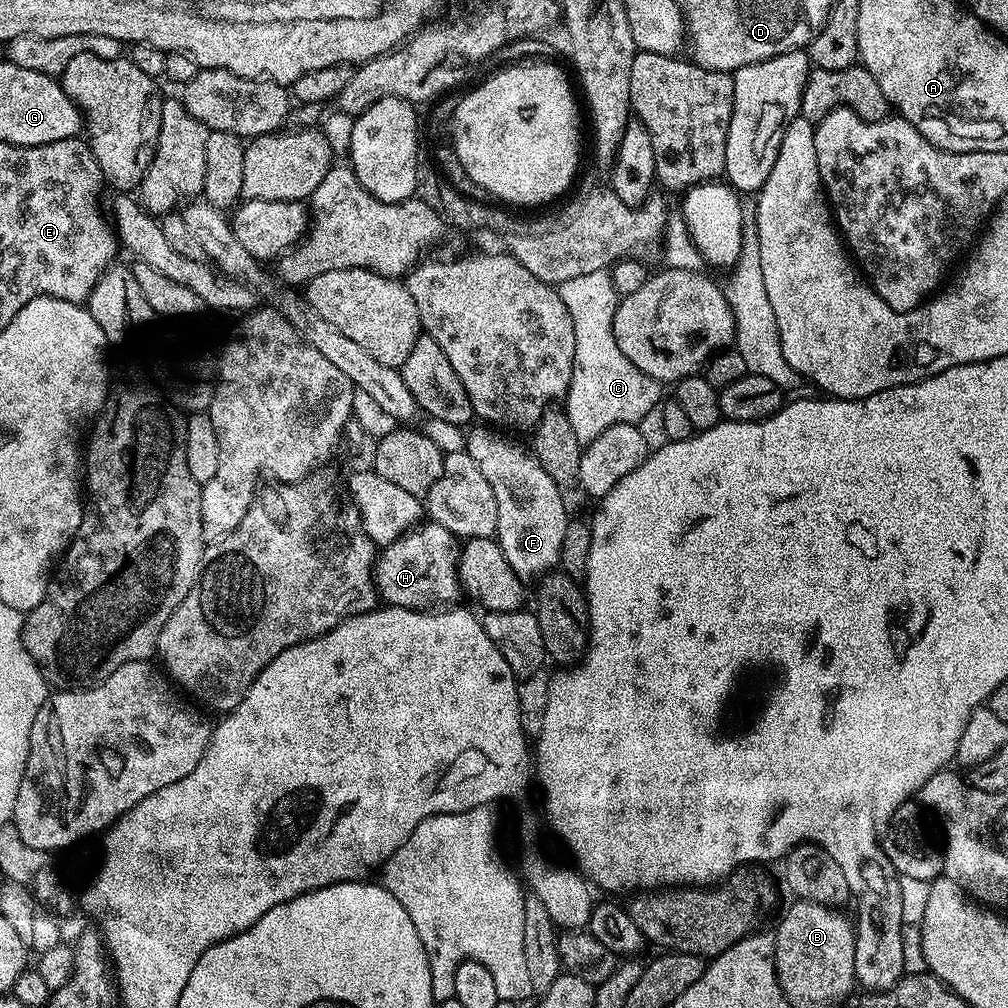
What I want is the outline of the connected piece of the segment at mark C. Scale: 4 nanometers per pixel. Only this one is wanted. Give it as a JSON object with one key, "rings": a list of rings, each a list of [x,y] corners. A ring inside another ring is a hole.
{"rings":[[[607,271],[570,278],[570,282],[559,284],[558,291],[574,326],[574,370],[570,374],[566,411],[578,442],[585,446],[607,427],[616,423],[639,425],[652,411],[653,415],[662,400],[662,384],[639,372],[634,362],[618,350],[612,329],[618,295]]]}

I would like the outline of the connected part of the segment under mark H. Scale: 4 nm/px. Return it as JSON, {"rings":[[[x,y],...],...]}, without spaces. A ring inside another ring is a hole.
{"rings":[[[424,522],[409,528],[397,540],[379,549],[374,565],[374,579],[379,599],[397,608],[432,610],[437,606],[452,606],[461,599],[460,575],[456,564],[461,545],[446,527]]]}

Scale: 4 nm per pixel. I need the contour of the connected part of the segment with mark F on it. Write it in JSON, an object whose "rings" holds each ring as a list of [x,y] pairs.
{"rings":[[[492,426],[473,427],[466,436],[466,451],[470,457],[474,458],[475,465],[479,472],[490,482],[490,487],[494,490],[495,501],[498,506],[498,520],[494,539],[500,545],[502,554],[506,562],[518,574],[520,579],[531,582],[532,579],[543,577],[553,571],[560,563],[560,551],[562,550],[562,540],[566,536],[566,530],[570,521],[568,508],[564,505],[565,493],[556,485],[554,478],[542,470],[542,466],[536,461],[535,456],[527,447],[515,444],[511,440],[511,435],[497,430]]]}

